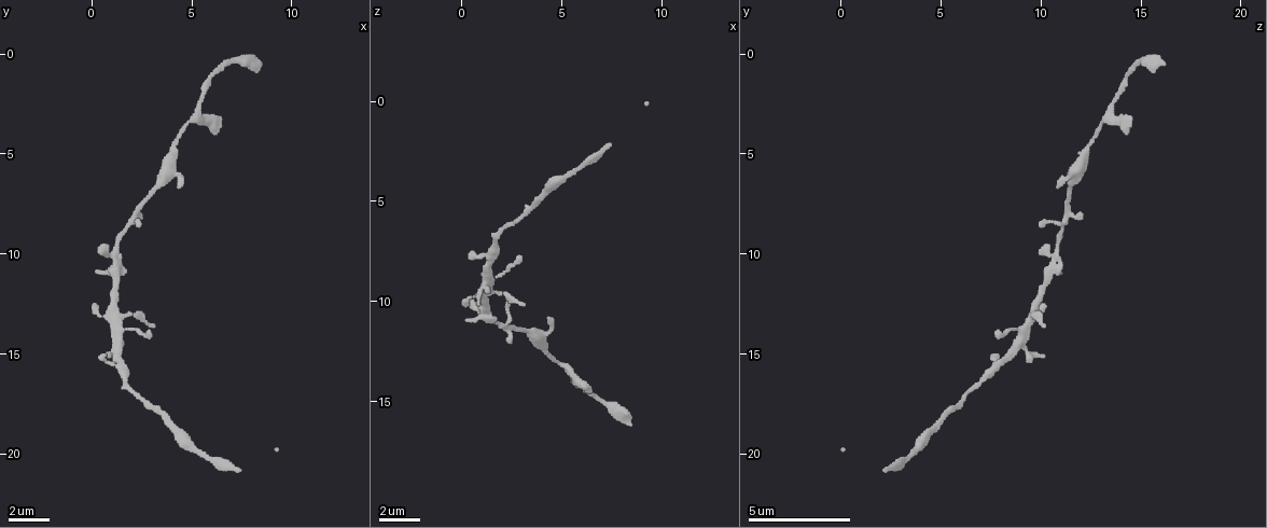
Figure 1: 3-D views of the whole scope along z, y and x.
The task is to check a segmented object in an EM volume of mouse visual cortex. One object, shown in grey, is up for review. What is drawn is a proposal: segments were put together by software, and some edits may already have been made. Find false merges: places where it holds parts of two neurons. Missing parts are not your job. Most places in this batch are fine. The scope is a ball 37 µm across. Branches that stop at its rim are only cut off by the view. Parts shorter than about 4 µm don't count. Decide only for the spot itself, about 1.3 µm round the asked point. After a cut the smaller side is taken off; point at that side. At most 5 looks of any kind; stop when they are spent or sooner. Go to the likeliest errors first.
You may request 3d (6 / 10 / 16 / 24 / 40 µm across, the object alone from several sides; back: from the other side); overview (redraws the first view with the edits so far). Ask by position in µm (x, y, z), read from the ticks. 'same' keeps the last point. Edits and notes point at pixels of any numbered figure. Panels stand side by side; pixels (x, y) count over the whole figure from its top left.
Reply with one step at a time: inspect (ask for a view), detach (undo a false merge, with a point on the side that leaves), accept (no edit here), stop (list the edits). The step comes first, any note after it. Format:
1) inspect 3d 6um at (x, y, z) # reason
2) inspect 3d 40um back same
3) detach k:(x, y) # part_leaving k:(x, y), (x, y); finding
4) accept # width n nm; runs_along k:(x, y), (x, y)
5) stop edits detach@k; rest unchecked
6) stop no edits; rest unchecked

inspect 3d 10um at (1.5, 15.9, 7.5) # calibre changes

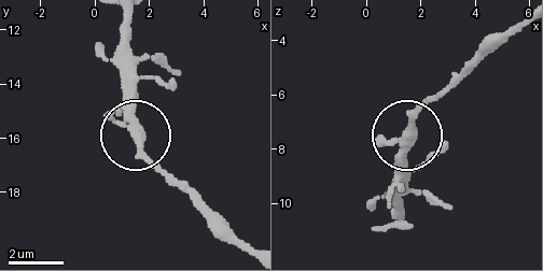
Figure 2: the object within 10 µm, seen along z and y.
inspect 3d 6um at (1.4, 15.9, 7.4)

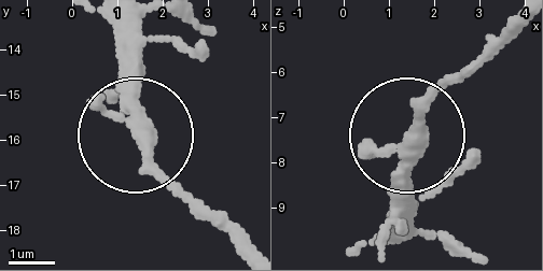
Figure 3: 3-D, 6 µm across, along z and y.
accept # width 320 nm; runs_along 3:(129, 24), (134, 140), (219, 228); one neuron here

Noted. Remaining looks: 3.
inspect 3d 16um at (1.2, 11.9, 10.1)

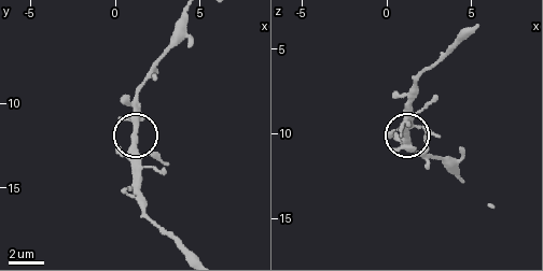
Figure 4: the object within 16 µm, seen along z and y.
accept # continuous, no second neuron

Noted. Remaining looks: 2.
inspect 3d 6um at (5.6, 2.2, 13.8) # narrows sharply

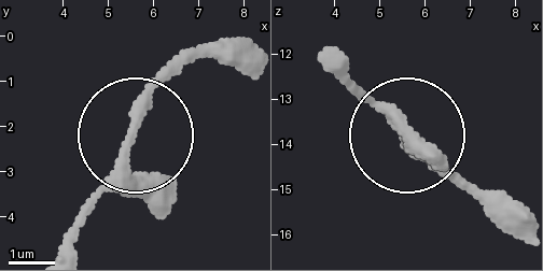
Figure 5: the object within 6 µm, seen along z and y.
accept # width 230 nm; runs_along 5:(59, 250), (149, 99), (203, 45); all the same neuron

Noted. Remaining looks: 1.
stop no edits; rest unchecked

